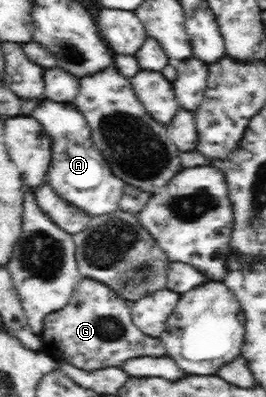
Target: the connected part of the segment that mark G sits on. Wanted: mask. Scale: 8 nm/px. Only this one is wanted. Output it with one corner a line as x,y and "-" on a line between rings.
82,278
75,285
71,300
62,309
45,317
40,336
43,340
42,351
46,355
64,359
68,364
87,372
110,367
122,368
128,360
134,358
160,358
168,355
160,338
150,337
134,325
130,302
121,298
104,282
92,278

